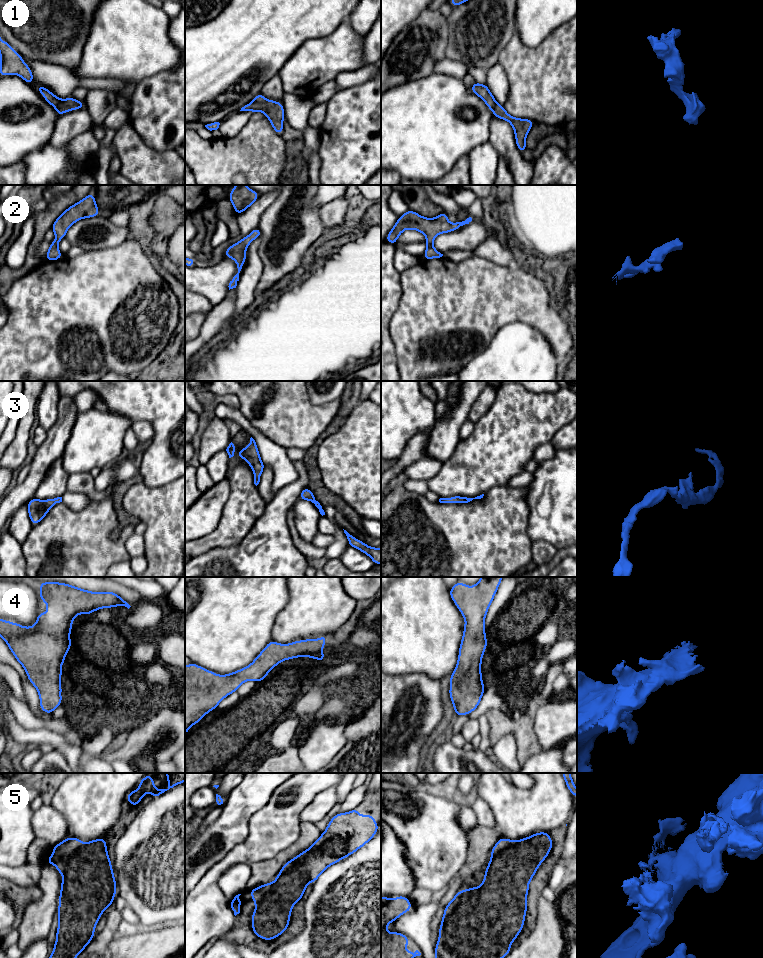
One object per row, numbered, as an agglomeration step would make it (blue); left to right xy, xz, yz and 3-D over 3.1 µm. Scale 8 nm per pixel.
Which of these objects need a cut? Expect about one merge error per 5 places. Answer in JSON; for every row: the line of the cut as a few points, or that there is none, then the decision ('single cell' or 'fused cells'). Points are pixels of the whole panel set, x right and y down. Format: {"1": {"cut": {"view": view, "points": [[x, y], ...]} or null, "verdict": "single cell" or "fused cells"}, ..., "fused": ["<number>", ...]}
{"1": {"cut": null, "verdict": "single cell"}, "2": {"cut": null, "verdict": "single cell"}, "3": {"cut": null, "verdict": "single cell"}, "4": {"cut": null, "verdict": "single cell"}, "5": {"cut": null, "verdict": "single cell"}, "fused": []}

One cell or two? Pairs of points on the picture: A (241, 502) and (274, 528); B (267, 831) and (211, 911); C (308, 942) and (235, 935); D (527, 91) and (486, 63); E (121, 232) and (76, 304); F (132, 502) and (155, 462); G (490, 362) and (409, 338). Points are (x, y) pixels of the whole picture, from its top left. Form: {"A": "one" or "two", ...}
{"A": "two", "B": "one", "C": "two", "D": "two", "E": "two", "F": "two", "G": "two"}

